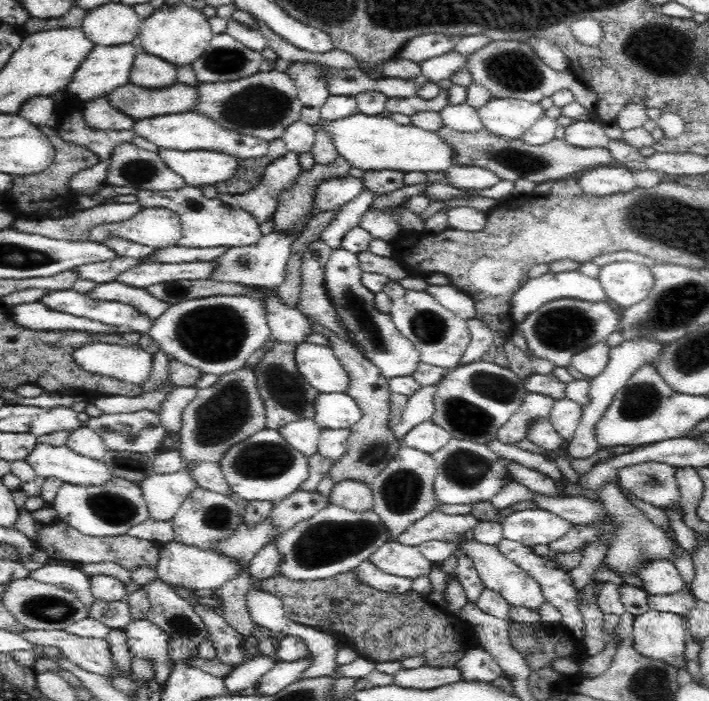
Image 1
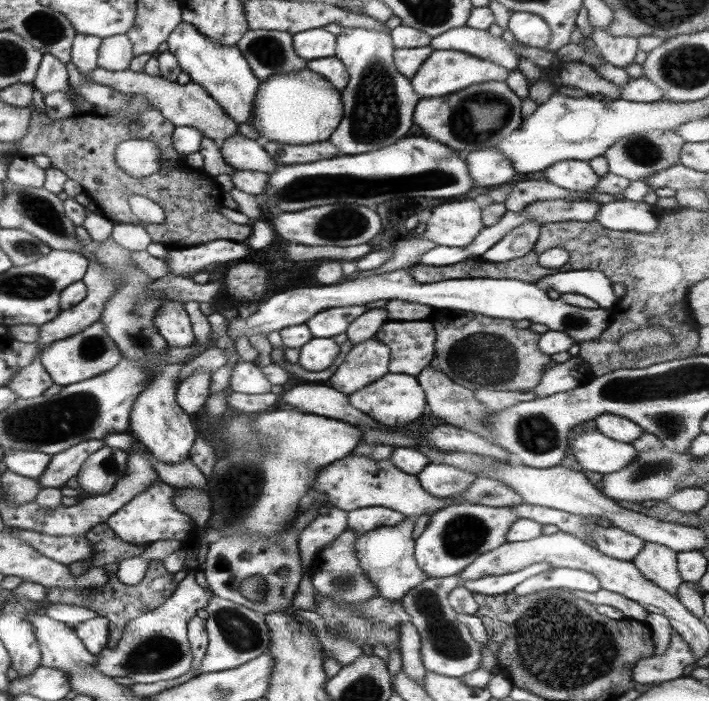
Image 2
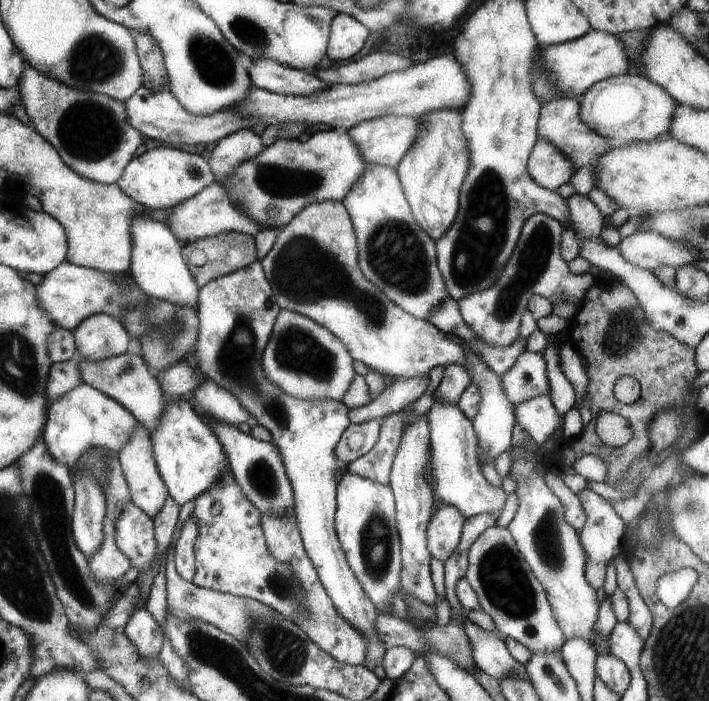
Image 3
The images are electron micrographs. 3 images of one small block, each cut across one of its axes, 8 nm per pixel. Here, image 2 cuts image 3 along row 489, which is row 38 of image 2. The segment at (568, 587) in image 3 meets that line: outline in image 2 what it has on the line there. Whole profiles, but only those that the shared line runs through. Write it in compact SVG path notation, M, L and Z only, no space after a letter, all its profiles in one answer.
M512 12L508 18L508 29L520 44L533 48L547 48L551 30L540 16L528 12Z

